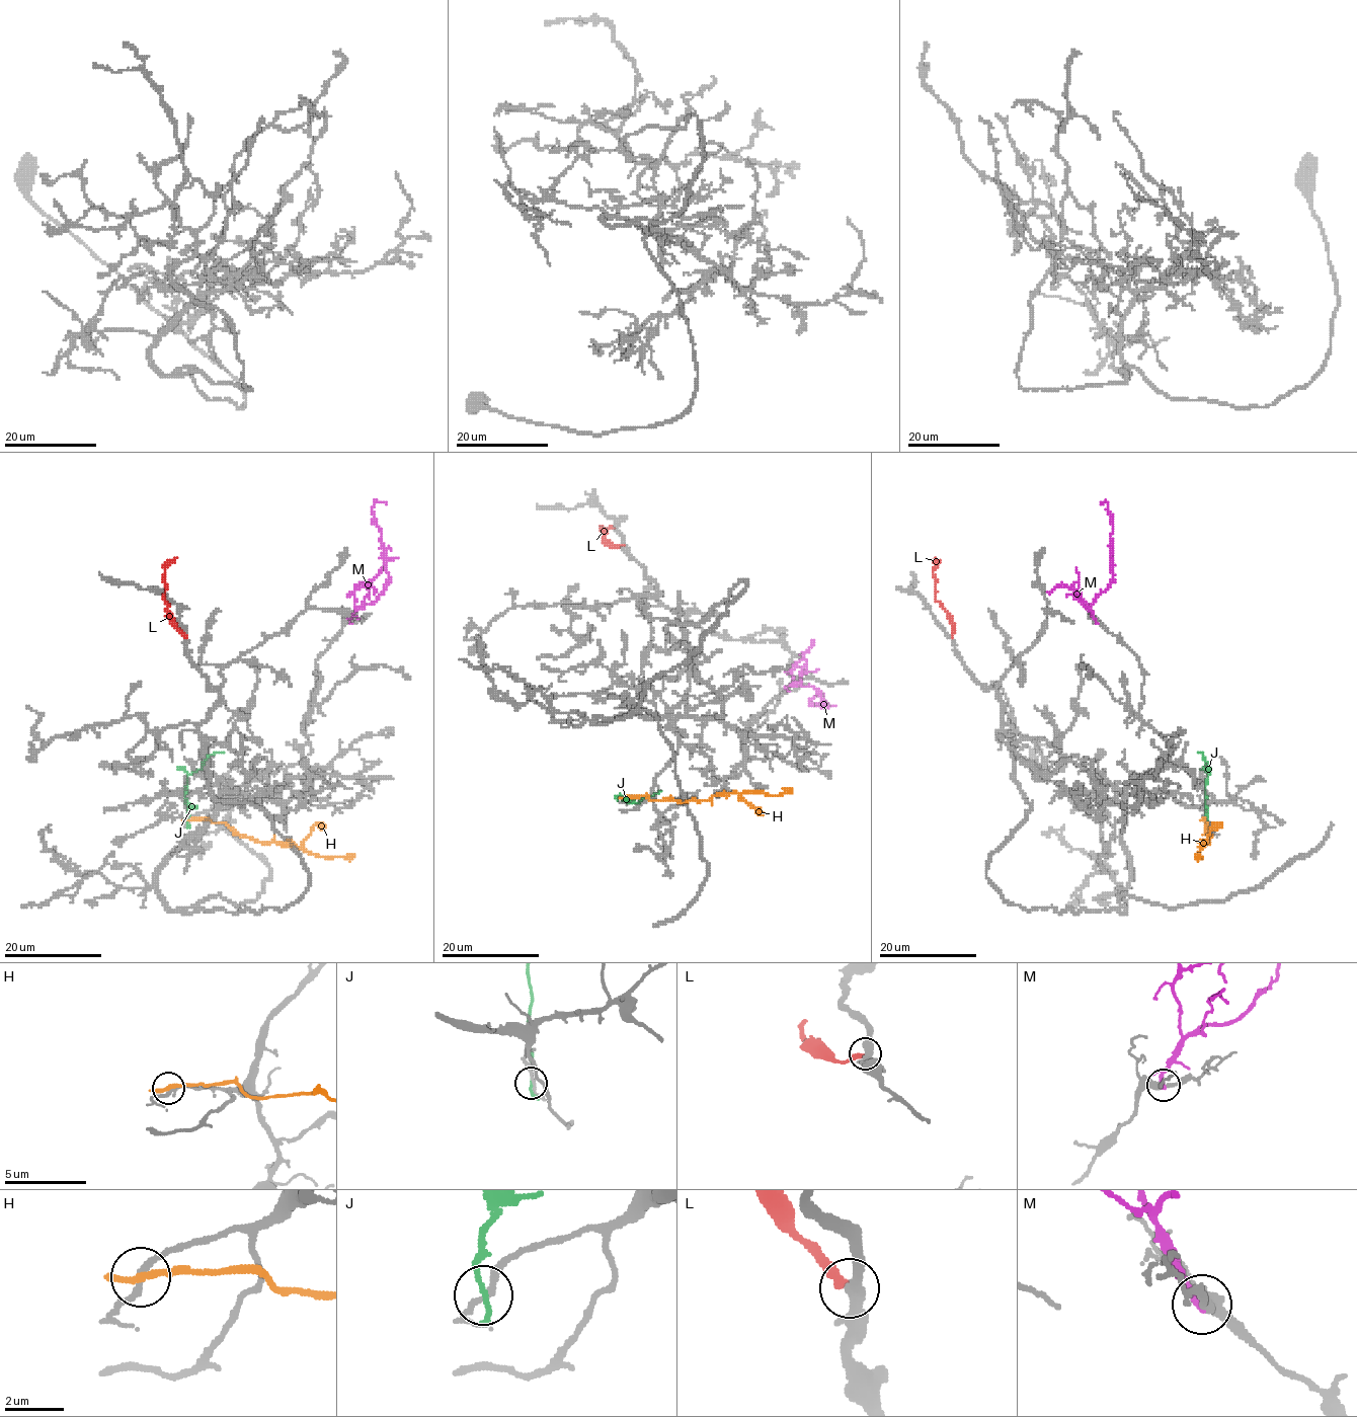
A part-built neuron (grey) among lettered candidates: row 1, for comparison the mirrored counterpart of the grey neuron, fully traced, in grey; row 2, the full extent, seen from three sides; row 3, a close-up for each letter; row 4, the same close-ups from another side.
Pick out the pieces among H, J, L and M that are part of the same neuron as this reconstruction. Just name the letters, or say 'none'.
L

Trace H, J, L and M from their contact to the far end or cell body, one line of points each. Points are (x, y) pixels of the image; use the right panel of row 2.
H: (1204, 819), (1209, 835), (1208, 843), (1202, 843), (1198, 856), (1202, 857), (1198, 857)
J: (1205, 822), (1209, 770), (1203, 755), (1197, 752)
L: (952, 636), (954, 626), (949, 614), (936, 600), (935, 558)
M: (1097, 623), (1090, 609), (1093, 602), (1113, 580), (1112, 518), (1105, 501), (1101, 503)

